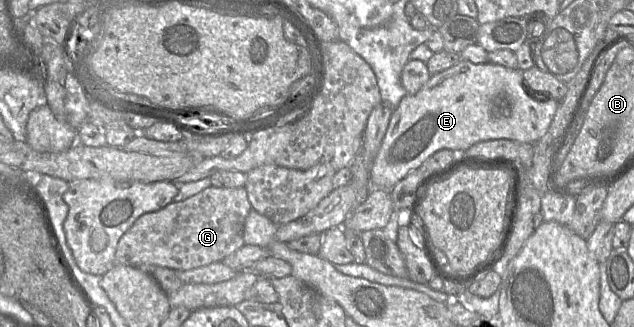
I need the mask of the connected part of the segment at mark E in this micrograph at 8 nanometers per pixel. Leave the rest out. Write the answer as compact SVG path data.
M461 59L456 65L442 71L431 75L428 82L414 95L407 94L401 100L396 109L393 110L390 122L383 138L381 147L378 154L374 160L371 169L371 190L373 188L378 188L379 190L391 190L400 180L405 178L411 171L419 169L422 164L435 152L441 149L450 149L456 153L465 152L468 148L481 141L495 140L495 139L509 139L522 143L537 143L547 132L556 110L559 106L558 101L549 98L549 94L544 94L547 99L544 102L537 101L531 98L523 88L523 71L520 69L510 69L499 64L494 64L491 62L483 64L474 64L468 60Z

